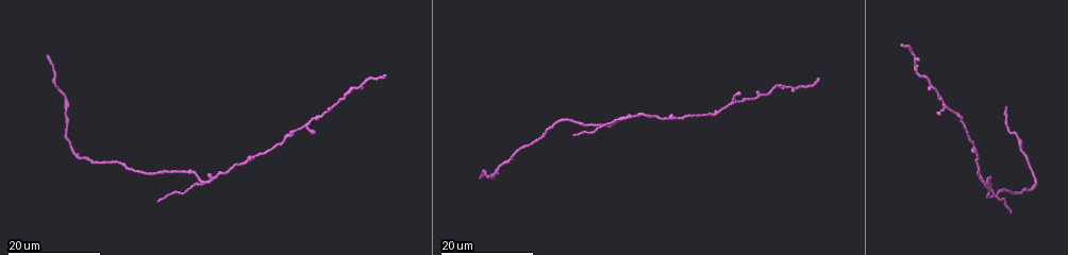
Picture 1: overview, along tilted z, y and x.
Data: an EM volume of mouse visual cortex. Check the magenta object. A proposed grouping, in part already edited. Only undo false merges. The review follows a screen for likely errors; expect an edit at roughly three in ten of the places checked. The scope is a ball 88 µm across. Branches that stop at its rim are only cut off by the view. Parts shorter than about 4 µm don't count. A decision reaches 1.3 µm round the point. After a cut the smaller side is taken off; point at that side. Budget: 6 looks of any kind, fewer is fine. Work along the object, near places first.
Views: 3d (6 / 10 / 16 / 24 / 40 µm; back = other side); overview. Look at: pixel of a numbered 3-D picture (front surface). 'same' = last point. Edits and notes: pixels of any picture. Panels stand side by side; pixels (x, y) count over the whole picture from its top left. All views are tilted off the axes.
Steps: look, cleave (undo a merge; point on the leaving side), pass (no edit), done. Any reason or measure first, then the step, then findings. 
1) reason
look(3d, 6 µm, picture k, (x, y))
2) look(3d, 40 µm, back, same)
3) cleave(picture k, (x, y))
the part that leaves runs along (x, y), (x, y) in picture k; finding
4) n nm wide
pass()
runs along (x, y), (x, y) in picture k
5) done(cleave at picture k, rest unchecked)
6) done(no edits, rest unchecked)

sudden change in width
look(3d, 16 µm, picture 1, (719, 111))

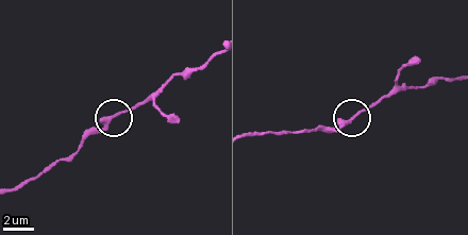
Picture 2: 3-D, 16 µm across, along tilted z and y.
look(3d, 10 µm, picture 2, (111, 121))

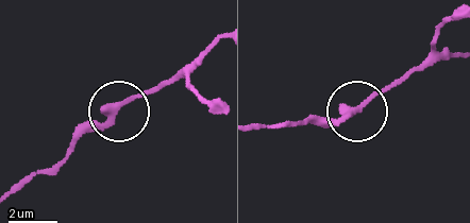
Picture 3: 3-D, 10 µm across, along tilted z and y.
pass()
runs along (256, 125), (346, 117), (407, 70) in picture 3; continuous, no second cell

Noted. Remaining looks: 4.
two arms in line, one across
look(3d, 24 µm, picture 1, (987, 187))

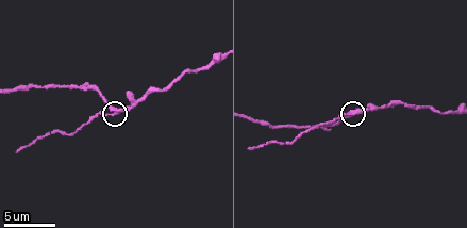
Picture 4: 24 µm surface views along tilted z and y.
look(3d, 6 µm, picture 4, (114, 113))

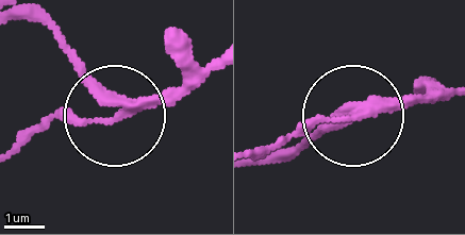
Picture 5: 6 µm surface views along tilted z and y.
side arm 13 µm
cleave(picture 5, (65, 121))
the part that leaves runs along (119, 110), (93, 123), (44, 123), (15, 147) in picture 5; two cells meet here

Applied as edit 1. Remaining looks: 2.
calibre changes
look(3d, 16 µm, picture 4, (207, 69))

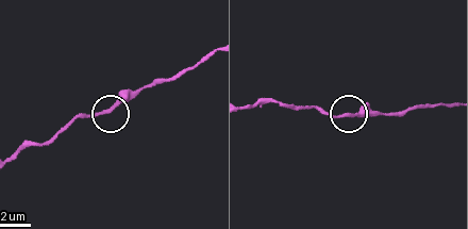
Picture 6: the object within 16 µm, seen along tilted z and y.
pass()
runs along (247, 108), (278, 100), (338, 117), (362, 112), (381, 114) in picture 6; continuous, no second cell

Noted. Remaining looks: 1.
done(cleave at picture 5, rest unchecked)

